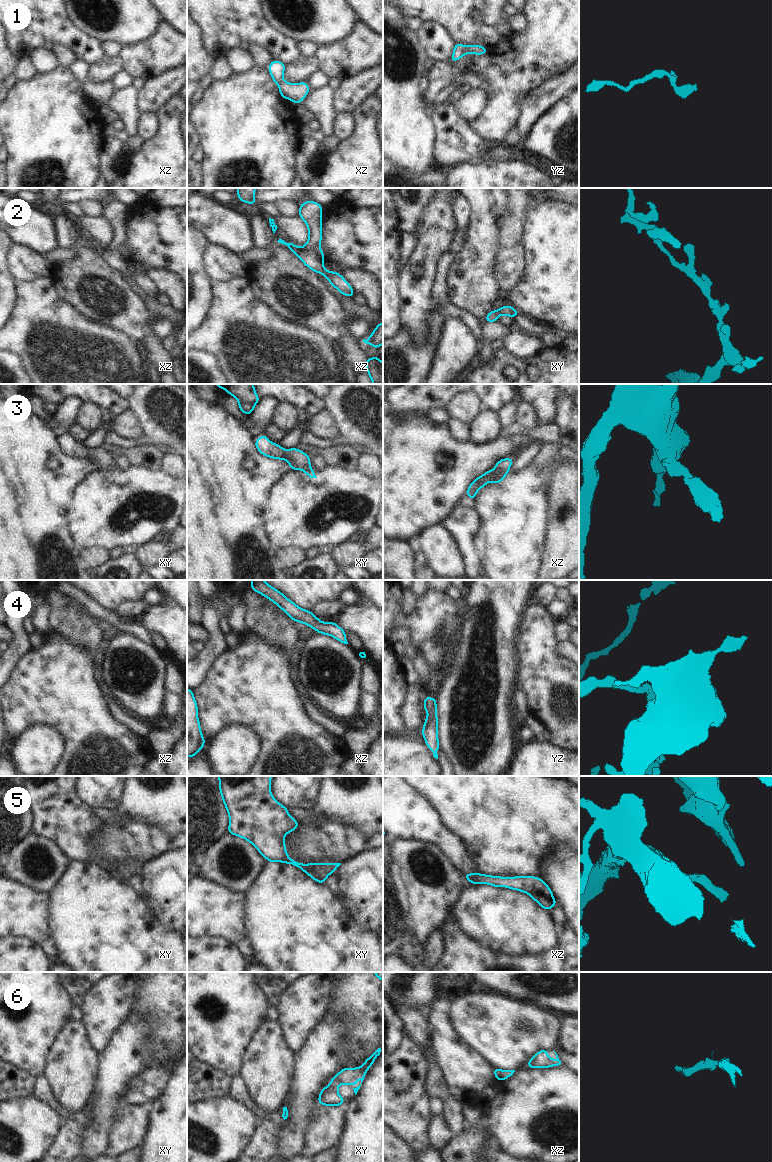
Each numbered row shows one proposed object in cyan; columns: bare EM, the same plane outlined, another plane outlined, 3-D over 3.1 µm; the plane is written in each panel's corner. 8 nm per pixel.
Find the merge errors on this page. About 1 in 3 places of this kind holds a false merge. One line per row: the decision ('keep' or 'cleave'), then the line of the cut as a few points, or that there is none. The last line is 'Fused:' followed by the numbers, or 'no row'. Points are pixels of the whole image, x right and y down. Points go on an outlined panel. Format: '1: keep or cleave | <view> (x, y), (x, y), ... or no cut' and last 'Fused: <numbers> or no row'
1: keep | no cut
2: keep | no cut
3: keep | no cut
4: keep | no cut
5: keep | no cut
6: keep | no cut
Fused: no row

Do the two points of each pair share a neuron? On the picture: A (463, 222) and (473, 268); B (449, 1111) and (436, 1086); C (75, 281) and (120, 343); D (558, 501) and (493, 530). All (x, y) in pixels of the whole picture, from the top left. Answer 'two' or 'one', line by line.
A: two
B: one
C: two
D: two

